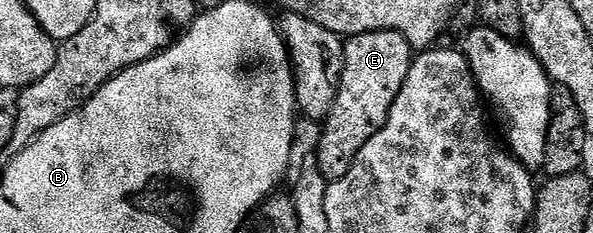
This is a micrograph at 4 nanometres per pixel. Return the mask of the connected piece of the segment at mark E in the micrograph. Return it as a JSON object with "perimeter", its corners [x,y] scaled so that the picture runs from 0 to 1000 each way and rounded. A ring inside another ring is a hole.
{"perimeter":[[[673,137],[607,146],[589,159],[582,193],[580,300],[567,438],[541,536],[543,588],[533,639],[540,747],[546,747],[553,781],[580,764],[580,747],[594,730],[600,661],[607,661],[617,614],[634,592],[634,575],[654,524],[661,438],[668,438],[668,403],[675,403],[695,270],[691,189]]]}

